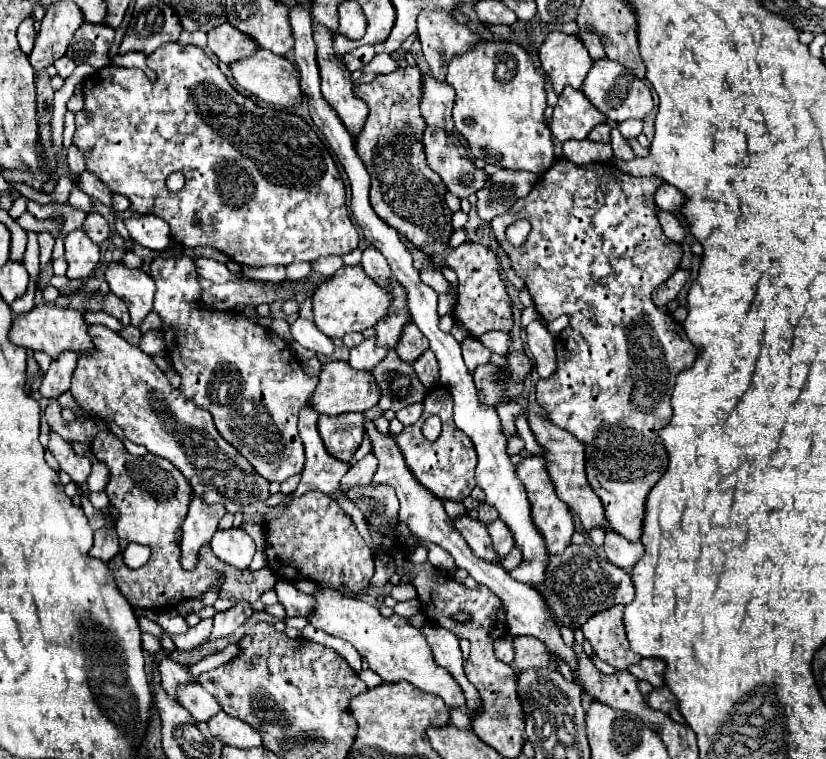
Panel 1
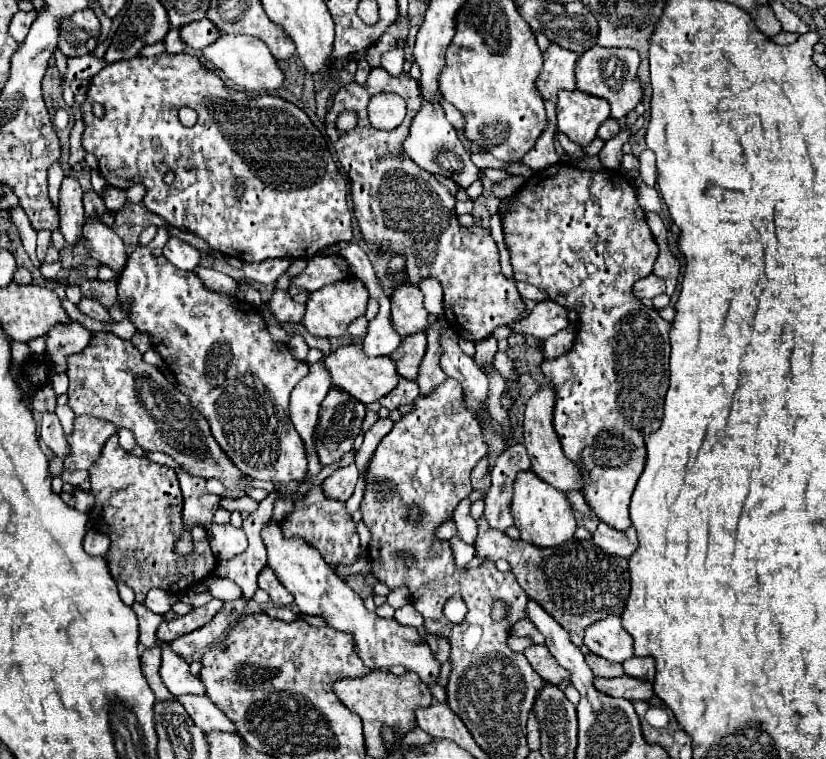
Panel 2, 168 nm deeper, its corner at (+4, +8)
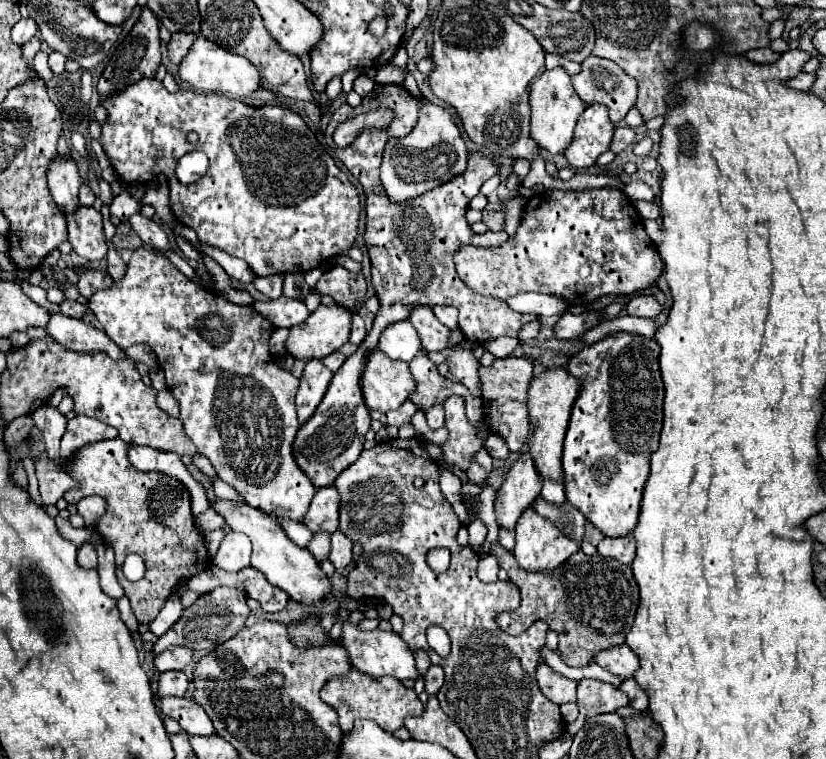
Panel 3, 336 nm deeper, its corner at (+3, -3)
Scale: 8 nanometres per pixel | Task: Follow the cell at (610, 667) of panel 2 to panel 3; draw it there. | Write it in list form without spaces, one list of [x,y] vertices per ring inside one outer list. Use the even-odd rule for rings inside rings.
[[[549,665],[537,667],[537,681],[543,695],[557,705],[577,701],[577,681],[557,675]]]

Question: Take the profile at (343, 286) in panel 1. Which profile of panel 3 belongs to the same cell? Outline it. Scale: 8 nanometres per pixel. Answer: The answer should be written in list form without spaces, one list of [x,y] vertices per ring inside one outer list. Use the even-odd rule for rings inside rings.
[[[321,305],[309,319],[289,329],[285,349],[295,359],[323,359],[349,341],[351,311],[333,305]]]

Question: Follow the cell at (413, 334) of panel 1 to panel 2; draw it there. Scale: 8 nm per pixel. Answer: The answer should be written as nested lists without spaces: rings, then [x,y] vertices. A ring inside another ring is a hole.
[[[410,334],[402,338],[402,344],[390,354],[390,358],[396,362],[398,374],[402,374],[408,380],[416,380],[418,376],[418,364],[426,352],[426,334]]]

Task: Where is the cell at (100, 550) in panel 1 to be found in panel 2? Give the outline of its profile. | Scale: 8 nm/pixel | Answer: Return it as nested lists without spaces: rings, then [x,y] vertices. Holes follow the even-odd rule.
[[[94,528],[88,530],[88,534],[84,538],[84,550],[90,556],[106,556],[108,548],[110,548],[110,538],[104,532],[94,530]]]

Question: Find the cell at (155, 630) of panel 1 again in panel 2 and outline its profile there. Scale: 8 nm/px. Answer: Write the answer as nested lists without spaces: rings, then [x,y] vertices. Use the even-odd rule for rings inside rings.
[[[162,642],[162,666],[160,666],[160,676],[166,684],[166,688],[170,690],[170,694],[174,698],[184,696],[184,694],[196,694],[196,696],[204,696],[204,684],[200,682],[200,678],[192,676],[188,670],[188,662],[182,660],[172,648],[170,642]]]

